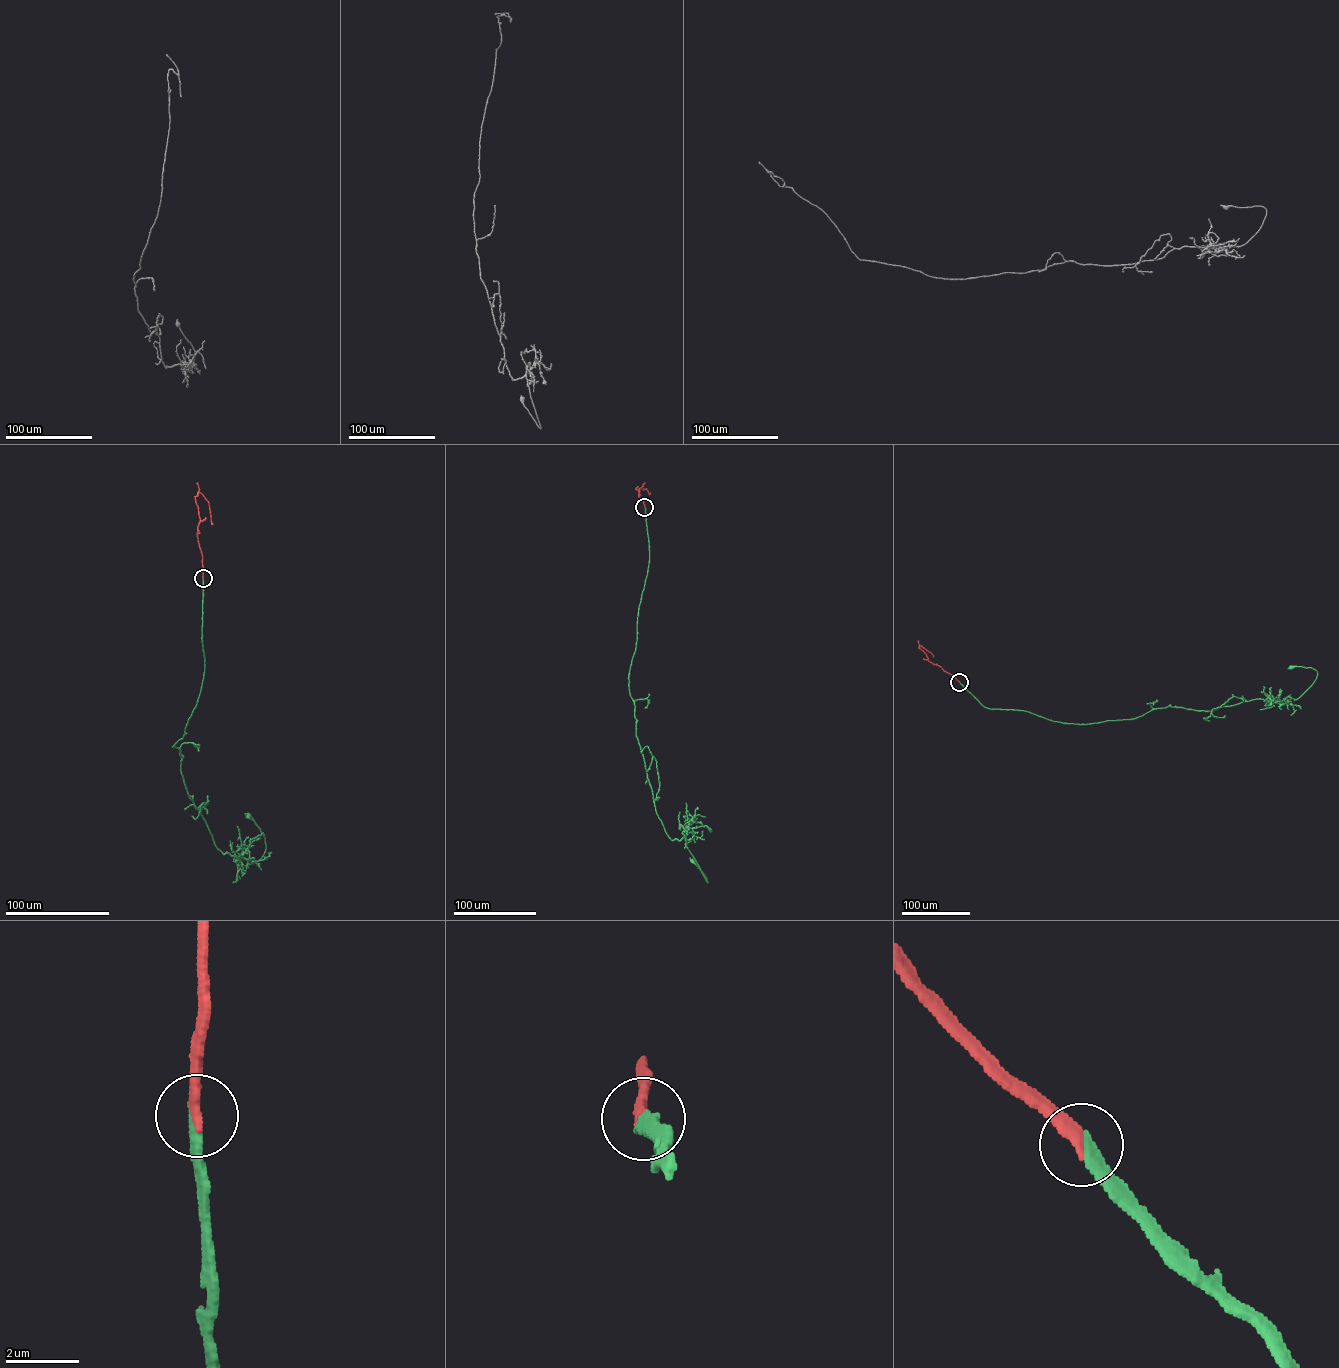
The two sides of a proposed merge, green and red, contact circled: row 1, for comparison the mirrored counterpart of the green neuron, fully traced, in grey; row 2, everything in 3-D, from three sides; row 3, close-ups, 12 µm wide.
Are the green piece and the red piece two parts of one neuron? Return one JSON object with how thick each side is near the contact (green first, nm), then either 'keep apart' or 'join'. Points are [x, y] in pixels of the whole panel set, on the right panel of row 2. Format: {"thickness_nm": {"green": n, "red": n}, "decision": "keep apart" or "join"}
{"thickness_nm": {"green": 360, "red": 360}, "decision": "join"}

